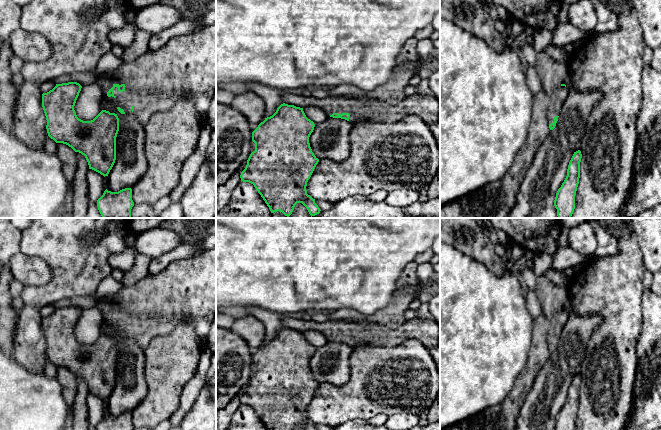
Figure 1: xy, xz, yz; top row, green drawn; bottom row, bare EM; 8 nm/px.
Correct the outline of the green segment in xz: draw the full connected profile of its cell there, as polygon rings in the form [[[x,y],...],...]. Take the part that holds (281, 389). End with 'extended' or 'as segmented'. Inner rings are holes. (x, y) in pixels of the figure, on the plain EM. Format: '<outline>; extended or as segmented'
[[[283,327],[252,356],[255,374],[250,378],[240,402],[254,409],[267,430],[295,430],[297,427],[318,430],[306,414],[319,386],[309,367],[314,351],[314,346],[306,341],[303,332]]]; as segmented

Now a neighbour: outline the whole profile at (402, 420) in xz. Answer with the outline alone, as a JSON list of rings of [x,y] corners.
[[[398,412],[388,416],[384,426],[390,430],[410,430],[419,424],[421,417],[410,412]]]

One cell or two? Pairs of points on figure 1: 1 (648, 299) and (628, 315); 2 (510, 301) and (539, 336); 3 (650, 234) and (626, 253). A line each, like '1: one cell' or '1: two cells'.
1: two cells
2: two cells
3: two cells

